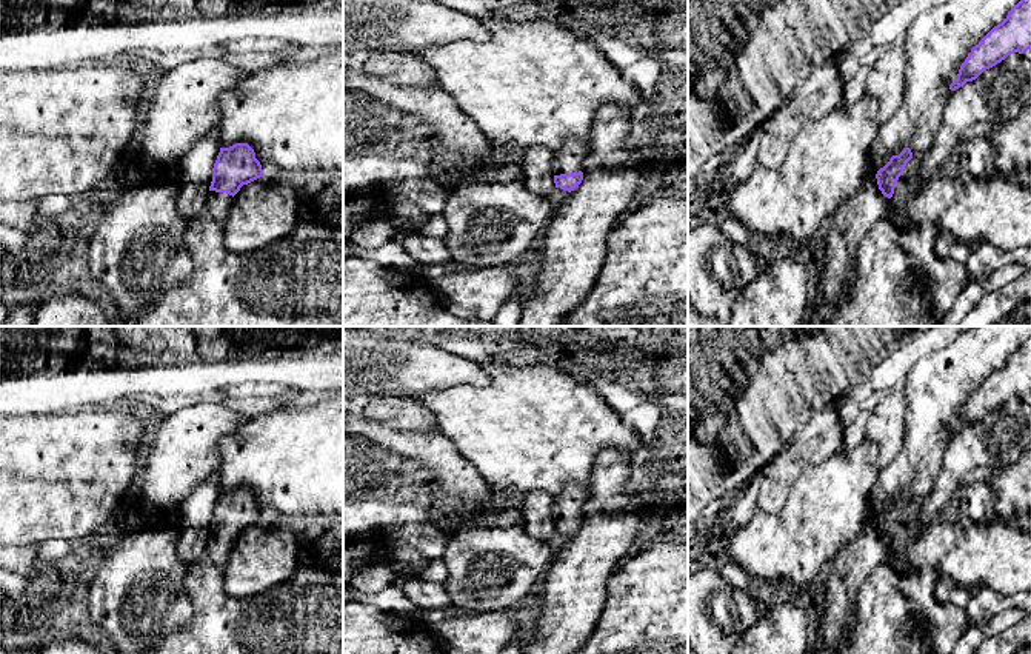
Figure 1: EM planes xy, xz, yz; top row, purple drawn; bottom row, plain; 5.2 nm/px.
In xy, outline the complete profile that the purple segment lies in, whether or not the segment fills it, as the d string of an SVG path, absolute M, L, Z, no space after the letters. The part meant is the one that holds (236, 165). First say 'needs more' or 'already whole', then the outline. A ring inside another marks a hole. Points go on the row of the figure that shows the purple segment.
needs more | M235 143L229 148L220 148L212 168L212 182L209 186L205 214L223 225L234 195L243 185L263 177L260 162L248 143Z

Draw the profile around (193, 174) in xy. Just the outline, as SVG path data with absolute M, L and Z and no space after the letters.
M214 126L186 151L174 168L174 183L179 186L177 208L180 219L188 225L205 214L219 152L219 129Z

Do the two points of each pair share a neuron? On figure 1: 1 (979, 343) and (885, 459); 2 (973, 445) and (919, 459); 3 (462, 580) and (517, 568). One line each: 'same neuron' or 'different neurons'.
1: different neurons
2: different neurons
3: same neuron

